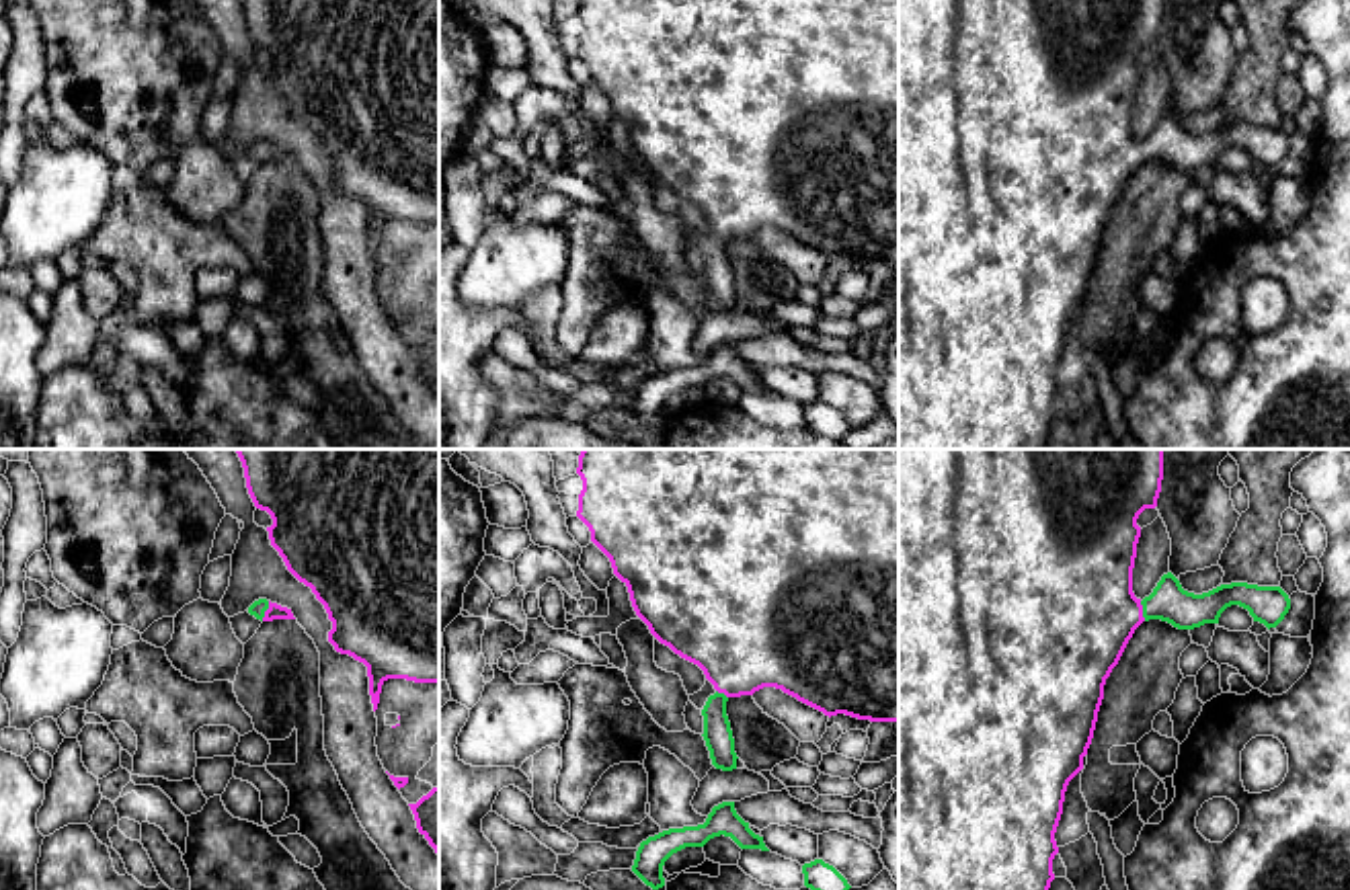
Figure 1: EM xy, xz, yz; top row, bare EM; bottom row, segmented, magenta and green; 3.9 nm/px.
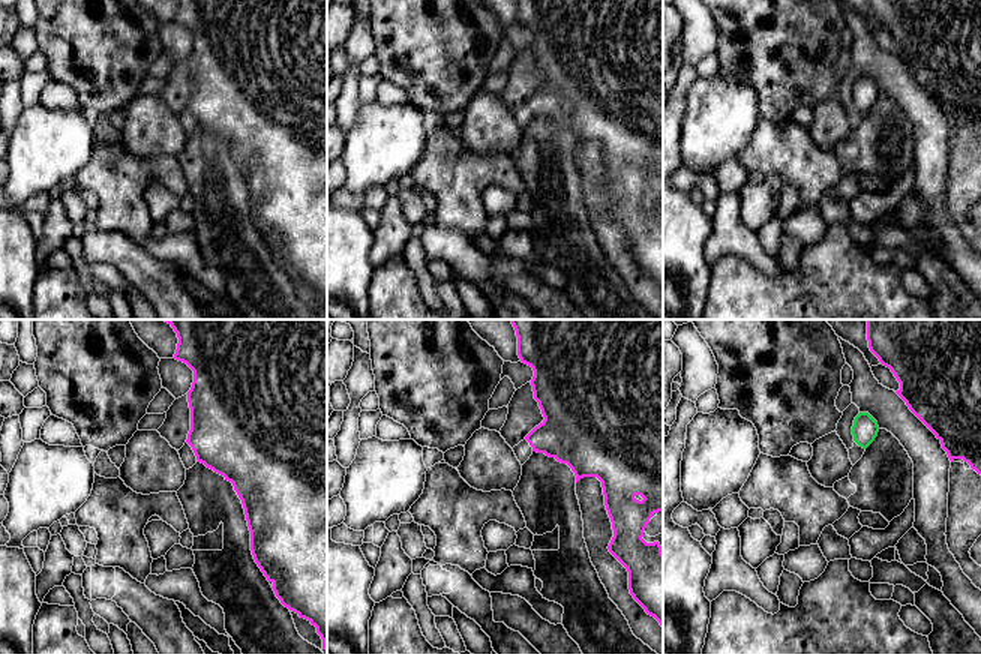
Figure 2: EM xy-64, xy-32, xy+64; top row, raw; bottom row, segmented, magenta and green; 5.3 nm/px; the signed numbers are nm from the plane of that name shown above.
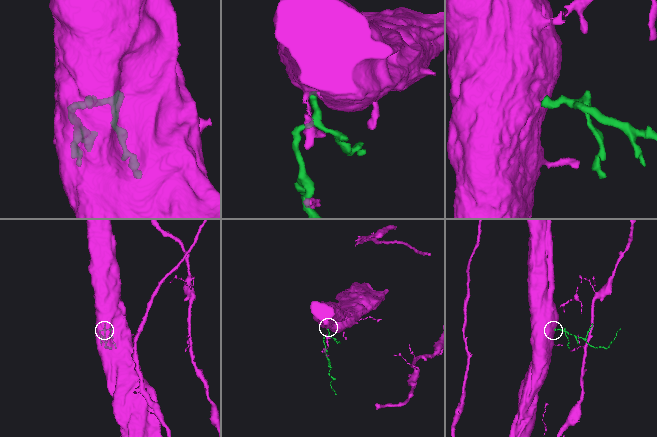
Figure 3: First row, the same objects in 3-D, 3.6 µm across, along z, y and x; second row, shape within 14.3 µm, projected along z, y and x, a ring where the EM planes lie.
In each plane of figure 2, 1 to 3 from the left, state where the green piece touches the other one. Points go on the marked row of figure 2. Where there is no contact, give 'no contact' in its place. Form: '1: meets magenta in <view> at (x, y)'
1: no contact
2: no contact
3: no contact

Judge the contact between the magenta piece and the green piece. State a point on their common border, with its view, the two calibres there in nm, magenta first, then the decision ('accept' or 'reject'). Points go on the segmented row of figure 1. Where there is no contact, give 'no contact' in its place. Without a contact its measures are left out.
meets magenta in xy at (265, 612); 60 nm thick on the magenta side, 60 nm on the other; accept

